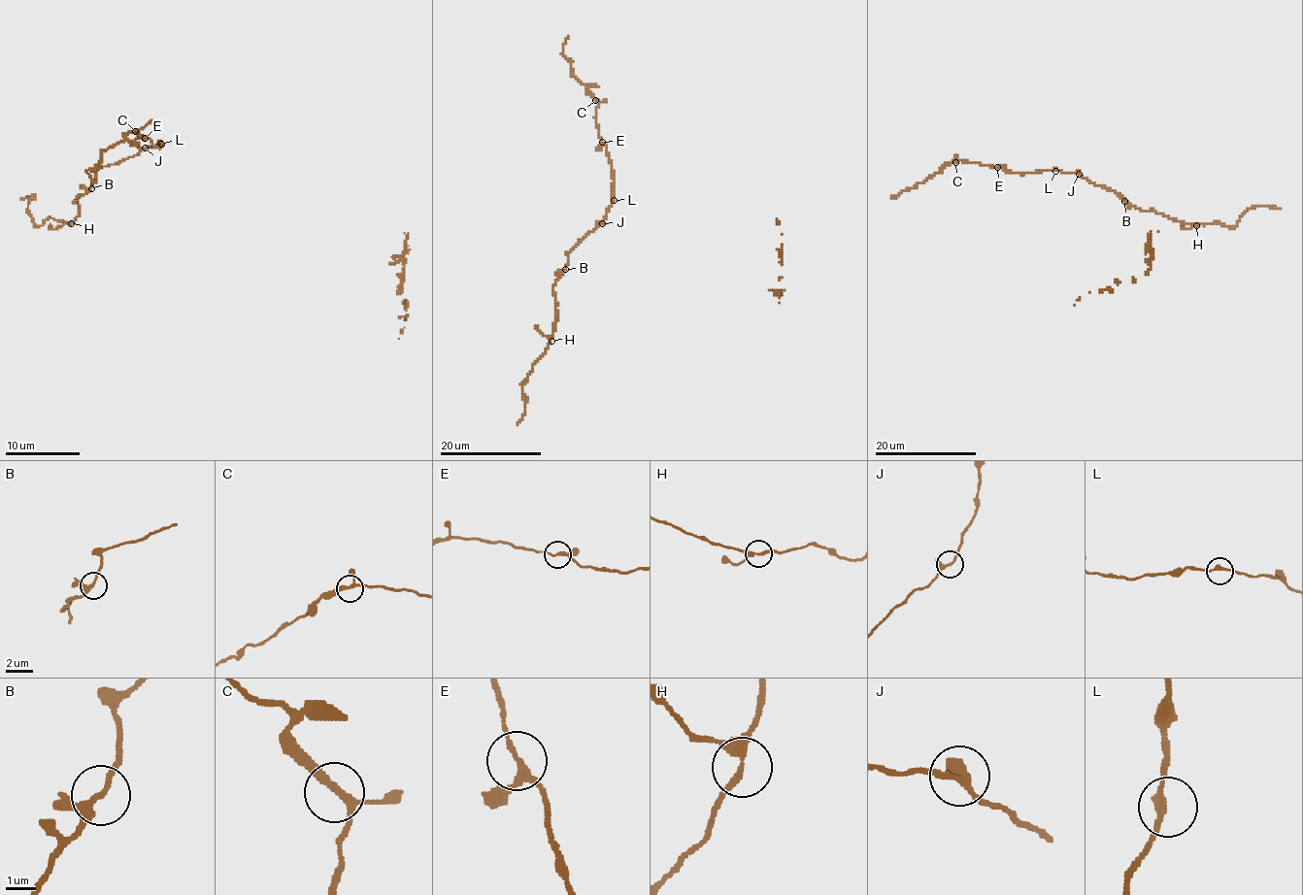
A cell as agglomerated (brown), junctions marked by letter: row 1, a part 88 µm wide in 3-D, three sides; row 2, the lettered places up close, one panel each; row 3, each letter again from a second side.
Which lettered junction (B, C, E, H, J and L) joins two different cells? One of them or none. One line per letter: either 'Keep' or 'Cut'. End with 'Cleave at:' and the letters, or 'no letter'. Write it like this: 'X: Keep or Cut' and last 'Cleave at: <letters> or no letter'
B: Keep
C: Keep
E: Keep
H: Keep
J: Keep
L: Keep
Cleave at: no letter

